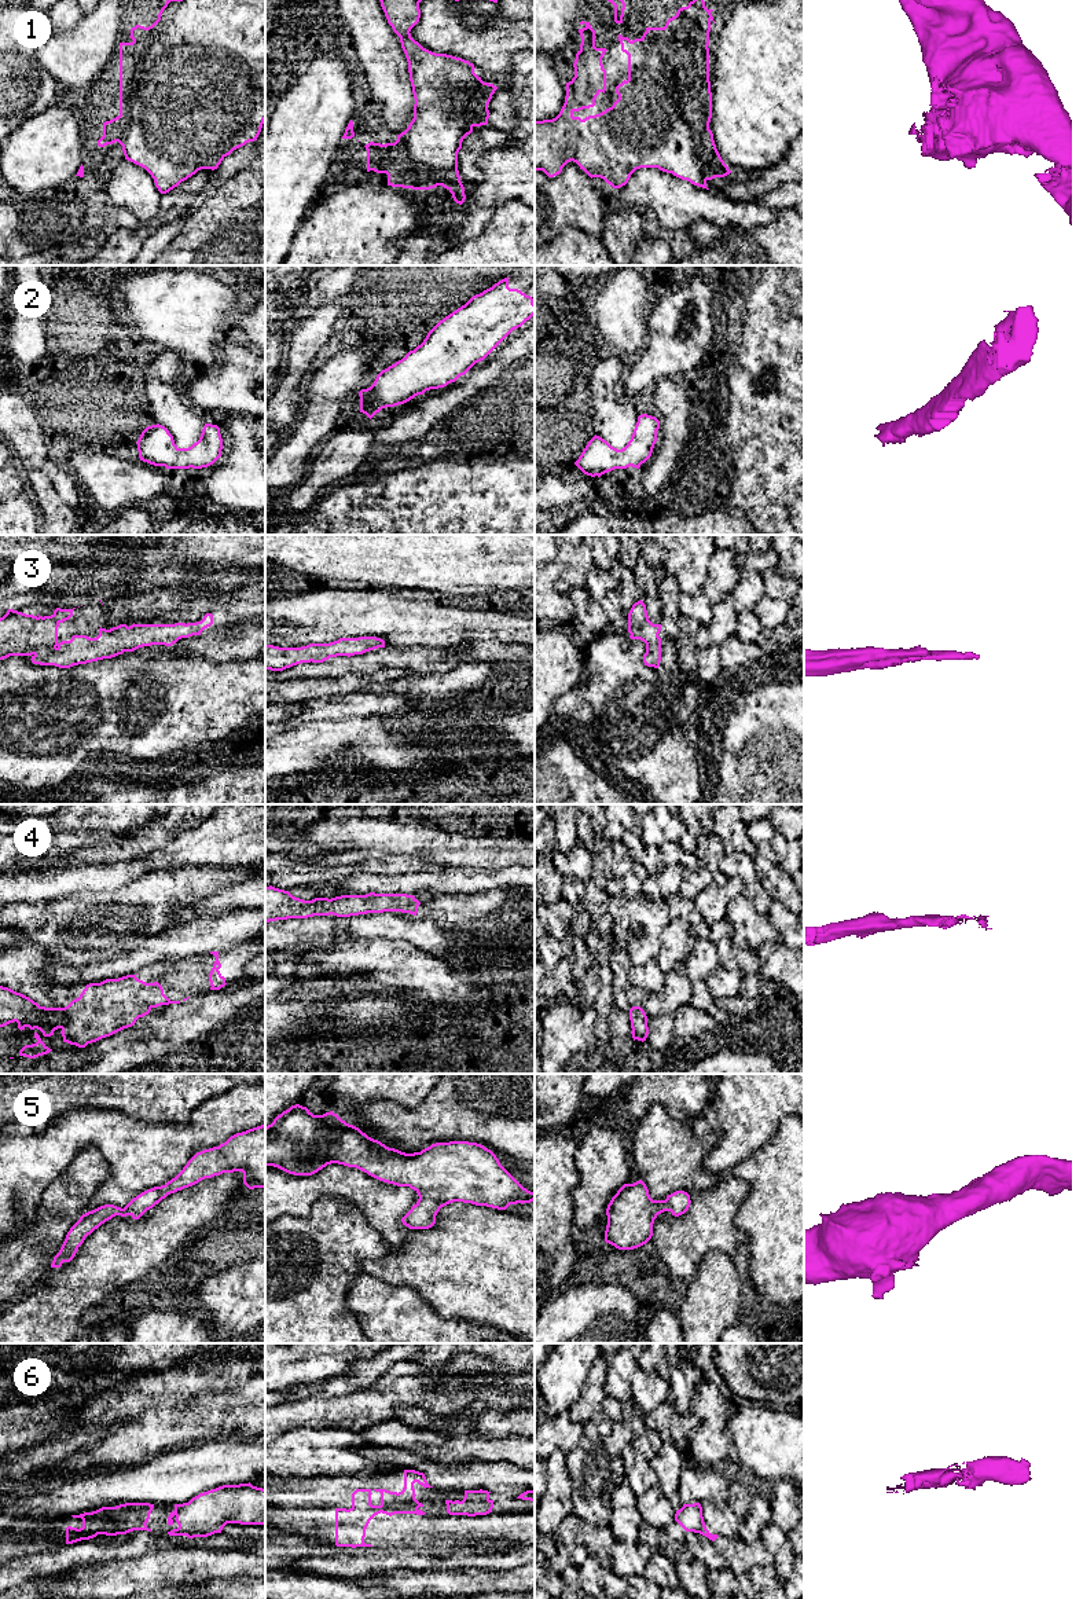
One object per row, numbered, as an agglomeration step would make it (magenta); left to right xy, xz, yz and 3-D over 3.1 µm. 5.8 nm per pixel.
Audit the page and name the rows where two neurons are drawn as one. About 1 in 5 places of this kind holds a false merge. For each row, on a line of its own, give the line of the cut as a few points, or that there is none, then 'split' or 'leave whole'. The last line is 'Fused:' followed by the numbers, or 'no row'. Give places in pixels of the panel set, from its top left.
1: no cut; leave whole
2: no cut; leave whole
3: no cut; leave whole
4: no cut; leave whole
5: no cut; leave whole
6: cut in xz along (352, 1507), (363, 1510), (417, 1510); split
Fused: 6

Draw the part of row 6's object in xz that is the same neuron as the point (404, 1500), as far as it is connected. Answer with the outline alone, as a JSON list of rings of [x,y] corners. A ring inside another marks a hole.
[[[404,1470],[404,1488],[401,1492],[397,1493],[386,1489],[374,1489],[375,1492],[381,1493],[381,1504],[372,1506],[371,1489],[356,1489],[352,1493],[352,1508],[359,1508],[363,1511],[372,1511],[375,1508],[392,1508],[397,1511],[418,1510],[419,1507],[423,1507],[423,1504],[415,1499],[415,1482],[422,1485],[425,1489],[433,1488],[427,1484],[423,1473],[415,1470]]]

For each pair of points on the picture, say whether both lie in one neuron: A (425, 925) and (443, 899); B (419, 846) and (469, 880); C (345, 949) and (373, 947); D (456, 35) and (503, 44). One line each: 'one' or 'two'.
A: two
B: two
C: one
D: one

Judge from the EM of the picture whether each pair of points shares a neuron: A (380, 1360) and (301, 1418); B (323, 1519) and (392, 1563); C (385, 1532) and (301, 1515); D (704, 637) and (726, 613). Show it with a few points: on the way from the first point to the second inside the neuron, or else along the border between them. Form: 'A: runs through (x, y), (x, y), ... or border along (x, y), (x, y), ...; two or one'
A: border along (360, 1390), (352, 1394), (307, 1397), (297, 1401); two
B: border along (338, 1546), (397, 1548); two
C: runs through (364, 1528), (341, 1528), (322, 1524); one
D: runs through (709, 631), (722, 619); one

